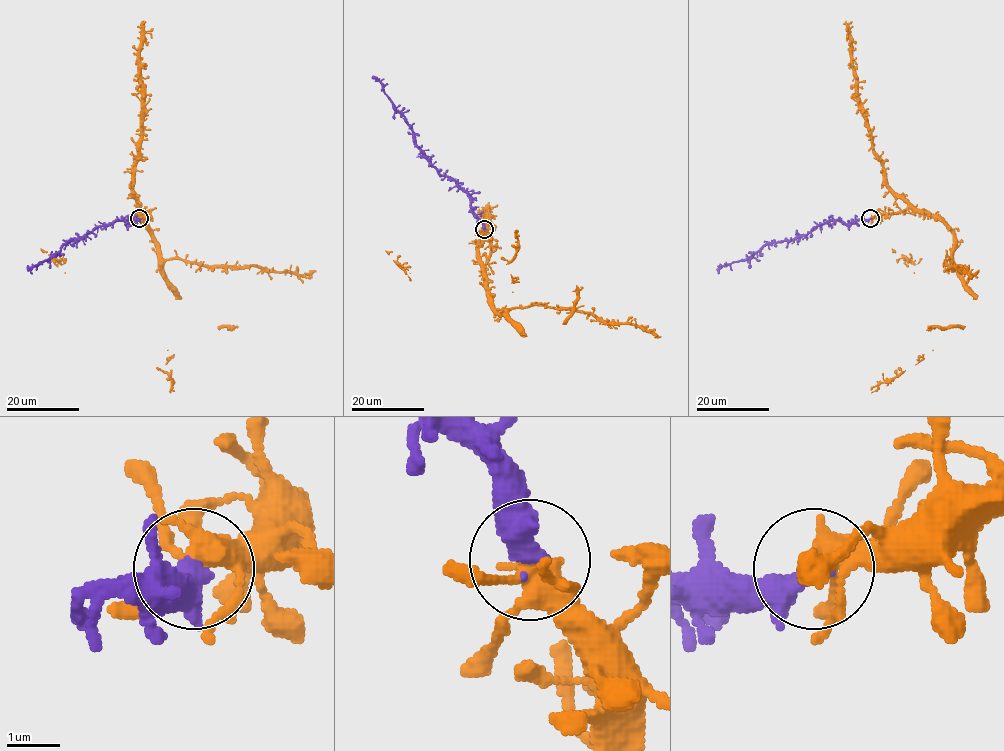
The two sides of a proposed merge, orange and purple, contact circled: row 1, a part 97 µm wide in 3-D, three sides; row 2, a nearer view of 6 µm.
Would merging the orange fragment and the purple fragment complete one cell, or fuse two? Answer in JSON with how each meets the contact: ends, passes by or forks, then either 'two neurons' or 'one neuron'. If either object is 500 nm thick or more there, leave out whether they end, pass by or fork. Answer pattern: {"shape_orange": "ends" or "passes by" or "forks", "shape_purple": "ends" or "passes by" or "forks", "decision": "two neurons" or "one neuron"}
{"shape_orange": "forks", "shape_purple": "ends", "decision": "one neuron"}

